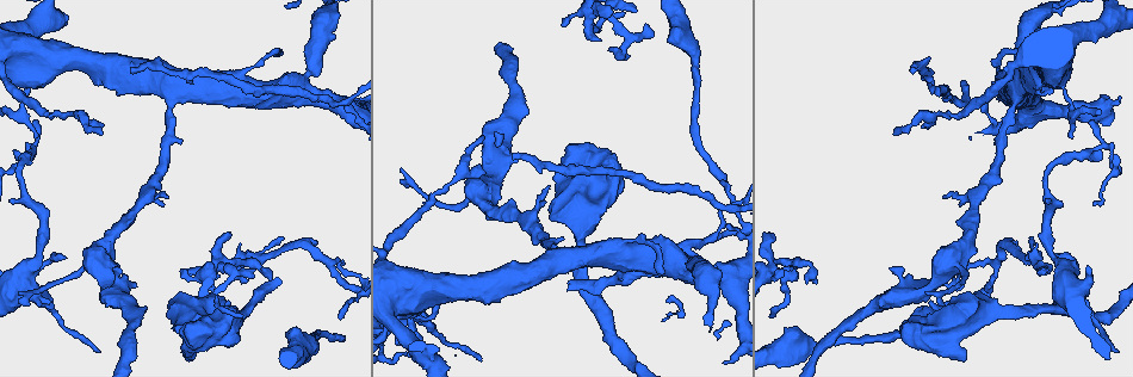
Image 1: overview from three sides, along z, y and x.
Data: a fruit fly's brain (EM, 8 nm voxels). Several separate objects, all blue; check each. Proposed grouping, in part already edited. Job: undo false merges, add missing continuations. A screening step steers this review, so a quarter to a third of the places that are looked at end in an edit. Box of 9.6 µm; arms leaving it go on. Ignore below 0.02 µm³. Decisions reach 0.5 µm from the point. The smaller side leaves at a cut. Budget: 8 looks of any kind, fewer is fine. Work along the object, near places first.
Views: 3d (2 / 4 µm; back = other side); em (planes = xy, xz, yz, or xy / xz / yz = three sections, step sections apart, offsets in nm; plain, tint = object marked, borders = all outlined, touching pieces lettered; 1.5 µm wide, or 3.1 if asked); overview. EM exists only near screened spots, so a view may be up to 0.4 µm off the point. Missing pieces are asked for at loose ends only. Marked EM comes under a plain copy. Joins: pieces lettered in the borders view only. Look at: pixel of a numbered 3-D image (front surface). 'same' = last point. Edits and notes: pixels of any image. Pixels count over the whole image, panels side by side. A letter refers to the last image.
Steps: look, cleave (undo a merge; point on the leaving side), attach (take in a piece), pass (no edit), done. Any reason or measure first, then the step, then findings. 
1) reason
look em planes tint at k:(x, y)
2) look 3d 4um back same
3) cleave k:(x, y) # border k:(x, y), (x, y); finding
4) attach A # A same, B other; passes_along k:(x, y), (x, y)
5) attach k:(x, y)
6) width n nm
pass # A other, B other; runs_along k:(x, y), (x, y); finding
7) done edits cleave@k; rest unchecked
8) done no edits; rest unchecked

sharp bend
look em yz step 4 tint at 1:(30, 146)

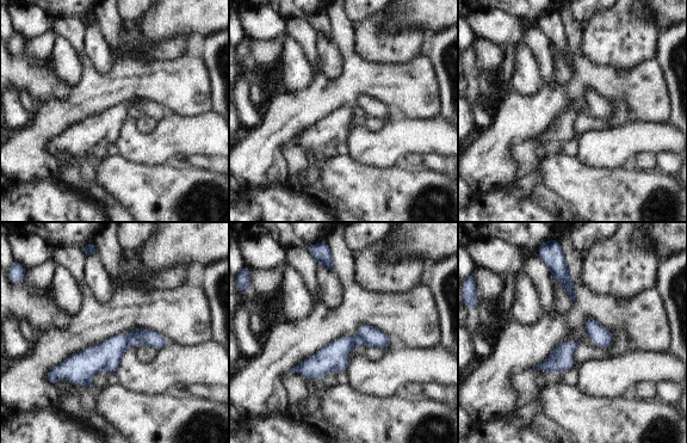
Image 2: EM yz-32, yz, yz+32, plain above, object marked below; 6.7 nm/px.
what lies round it
look em yz step 4 borders same

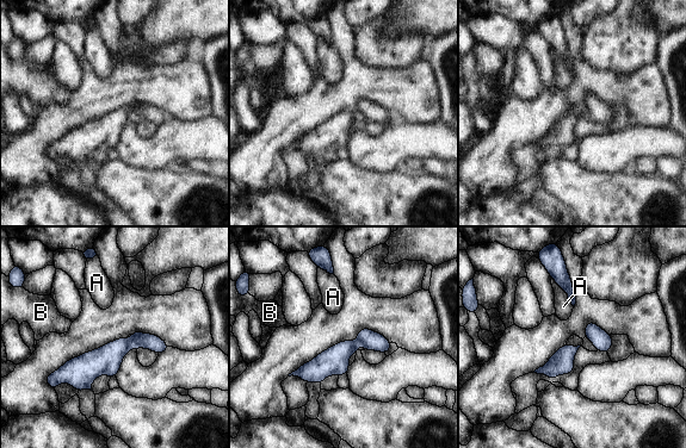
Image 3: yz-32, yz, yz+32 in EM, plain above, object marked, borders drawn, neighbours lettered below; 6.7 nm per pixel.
cleave 3:(106, 360) # A other, B other; border 3:(130, 342), (134, 347); a second cell is stuck on

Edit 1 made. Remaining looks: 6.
free end
look 3d 2um at 1:(188, 273)

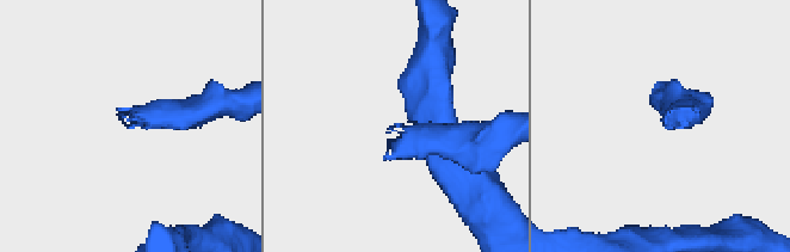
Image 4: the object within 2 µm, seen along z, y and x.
now the EM
look em xz step 4 tint at 4:(697, 117)

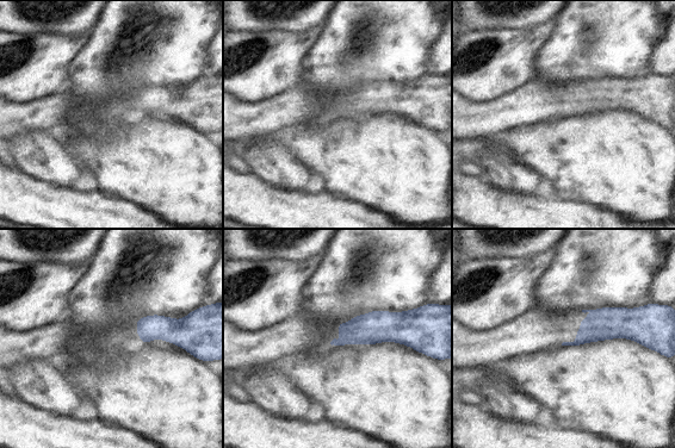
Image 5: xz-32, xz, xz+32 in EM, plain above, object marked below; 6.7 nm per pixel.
see the neighbours
look em xz step 4 borders same

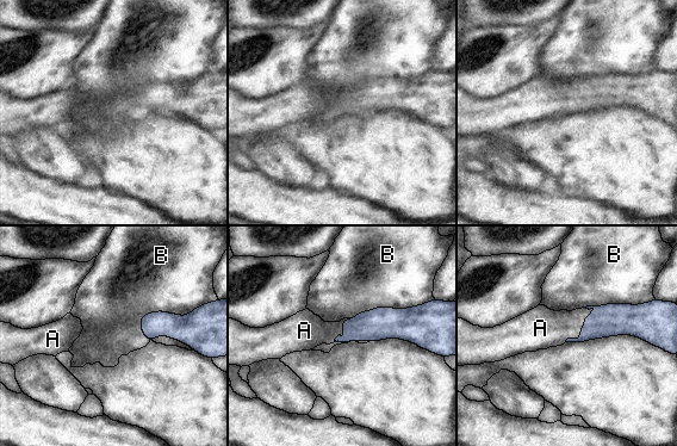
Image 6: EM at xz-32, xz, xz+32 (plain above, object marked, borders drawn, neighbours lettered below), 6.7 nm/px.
attach 6:(545, 328) # A same, B other; passes_along 6:(610, 320), (582, 328), (545, 328); it goes on there

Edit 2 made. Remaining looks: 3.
look overview

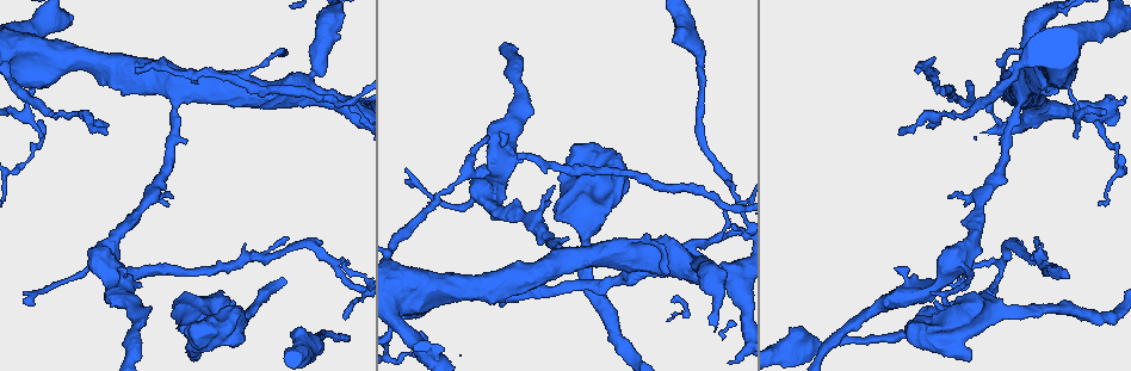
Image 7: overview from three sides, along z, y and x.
stops while still wide
look em xy step 8 borders at 7:(683, 39)

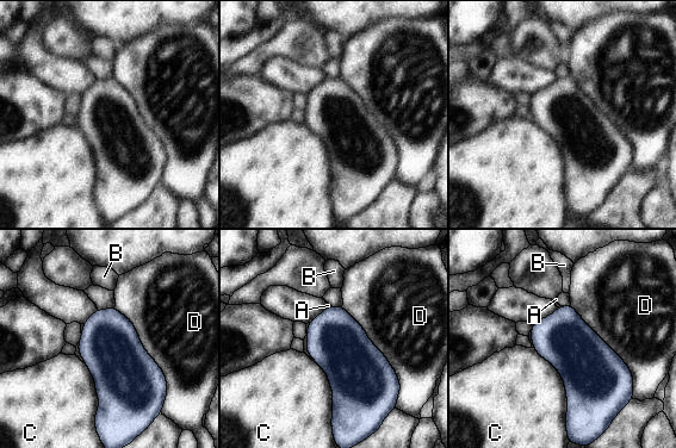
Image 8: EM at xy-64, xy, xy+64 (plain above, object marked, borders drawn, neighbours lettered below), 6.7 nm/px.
pass # A other, B other, C other, D other; border 8:(533, 348), (562, 377), (566, 430); no lettered piece goes on from it

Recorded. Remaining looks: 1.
done edits cleave@3, attach@6; rest unchecked

